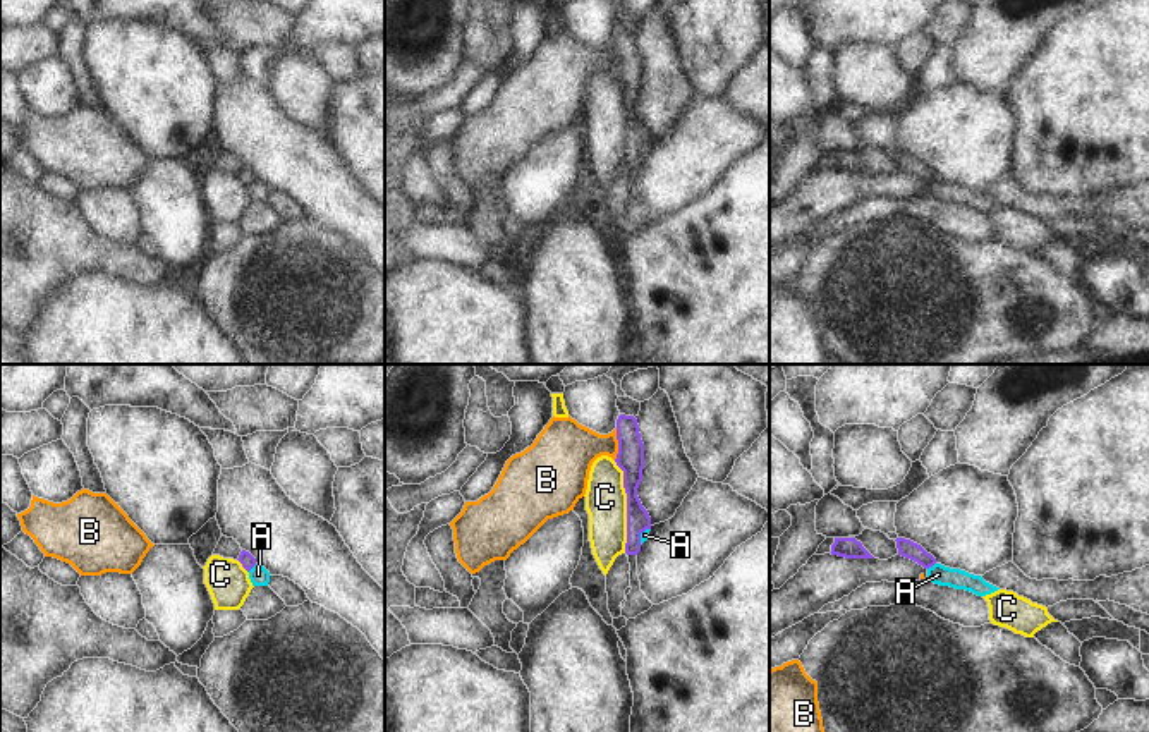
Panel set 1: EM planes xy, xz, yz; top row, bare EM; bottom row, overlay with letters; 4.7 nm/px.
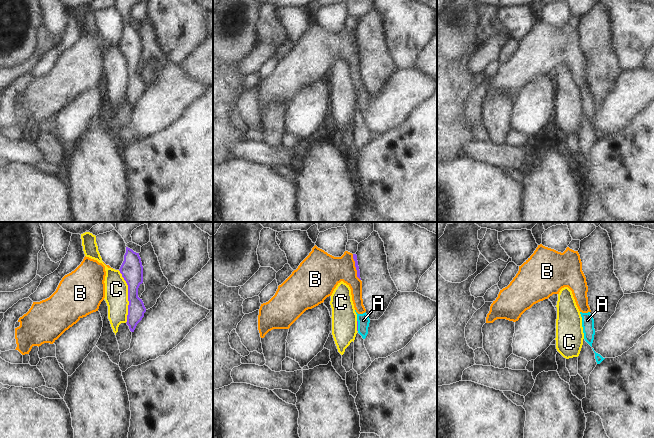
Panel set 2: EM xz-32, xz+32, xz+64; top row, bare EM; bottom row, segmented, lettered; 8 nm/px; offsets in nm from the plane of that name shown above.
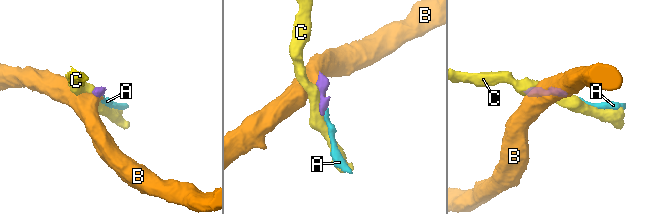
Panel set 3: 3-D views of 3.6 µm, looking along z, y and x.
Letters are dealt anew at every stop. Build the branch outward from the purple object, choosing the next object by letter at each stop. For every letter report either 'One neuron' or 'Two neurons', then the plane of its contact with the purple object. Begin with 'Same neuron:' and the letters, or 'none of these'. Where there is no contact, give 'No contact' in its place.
Same neuron: none of these
A: Two neurons. Touches purple in xy
B: Two neurons. Touches purple in xz
C: Two neurons. Touches purple in xz.

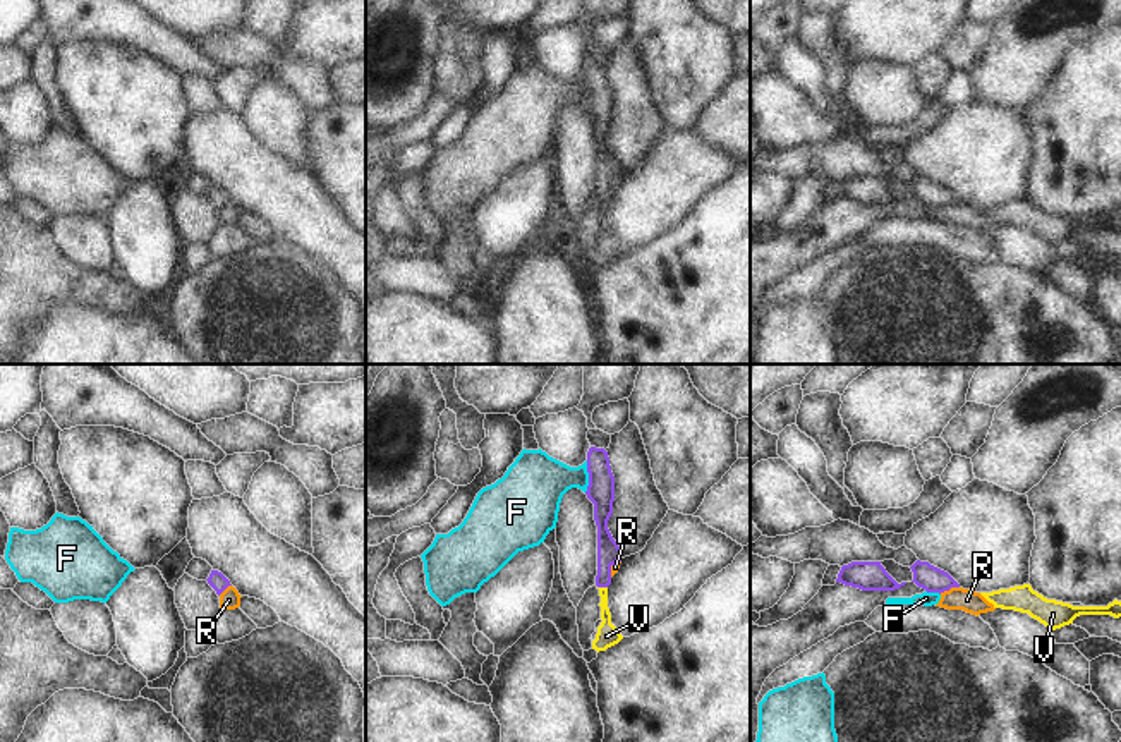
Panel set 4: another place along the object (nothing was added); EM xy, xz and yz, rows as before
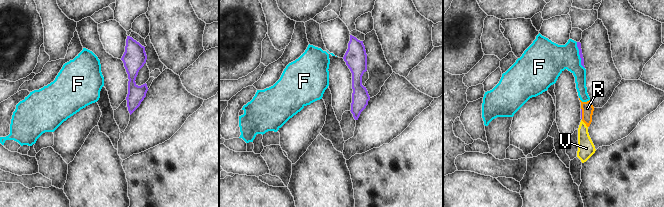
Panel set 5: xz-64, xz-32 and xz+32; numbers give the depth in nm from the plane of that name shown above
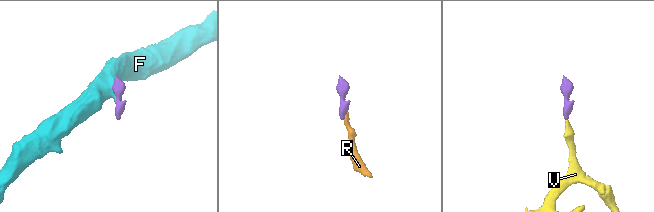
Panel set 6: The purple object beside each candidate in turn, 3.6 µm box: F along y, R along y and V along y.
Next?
Same neuron: V
F: Two neurons. Touches purple in xz
R: Two neurons. Touches purple in yz
V: One neuron. Touches purple in xz.

